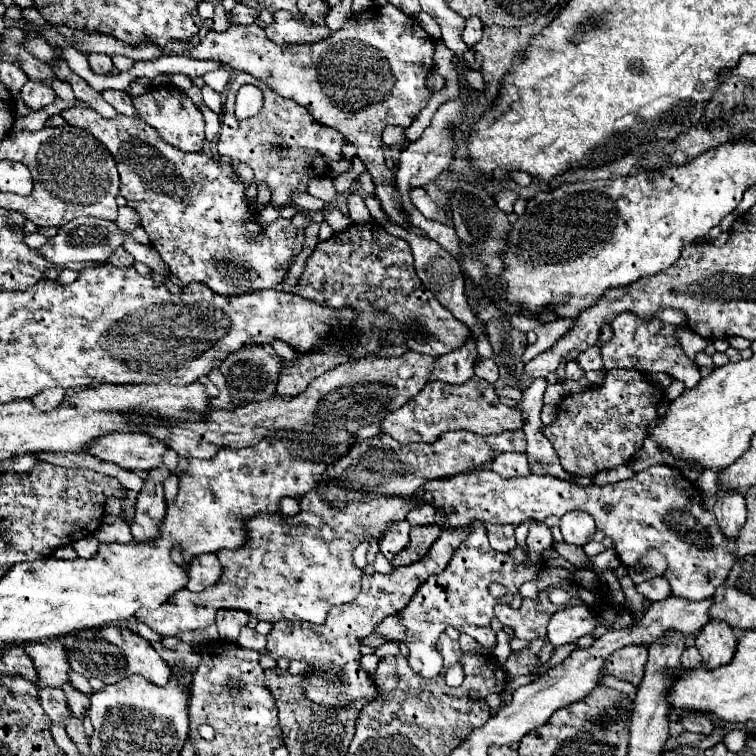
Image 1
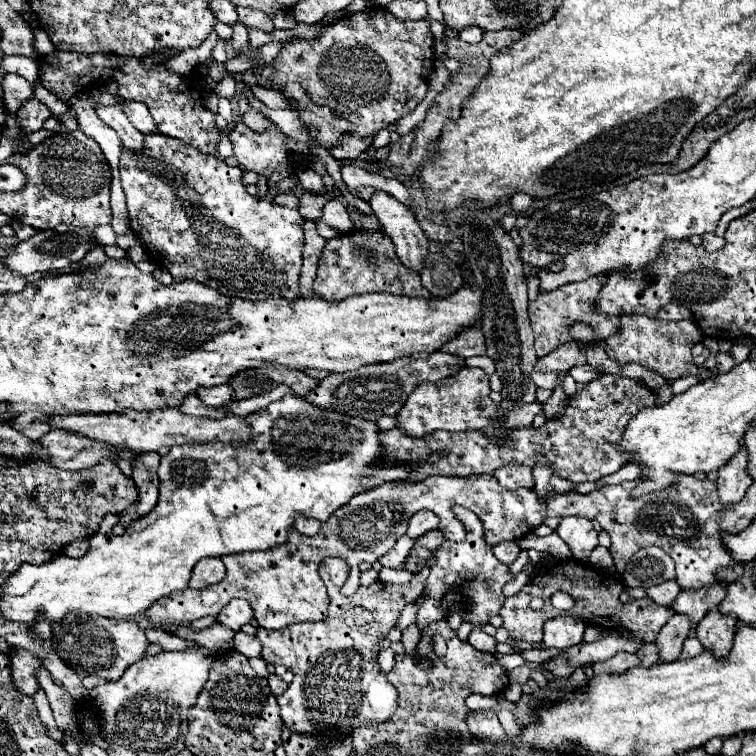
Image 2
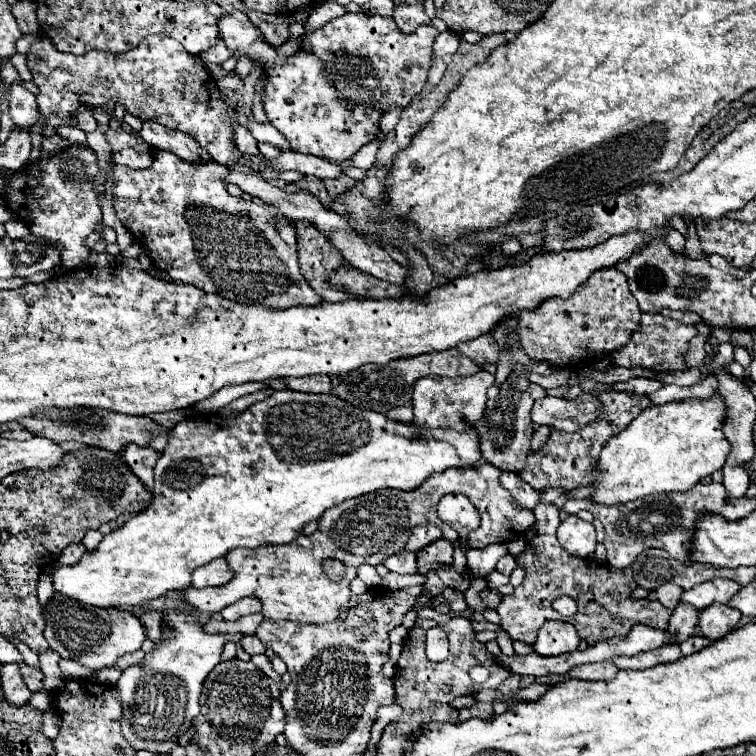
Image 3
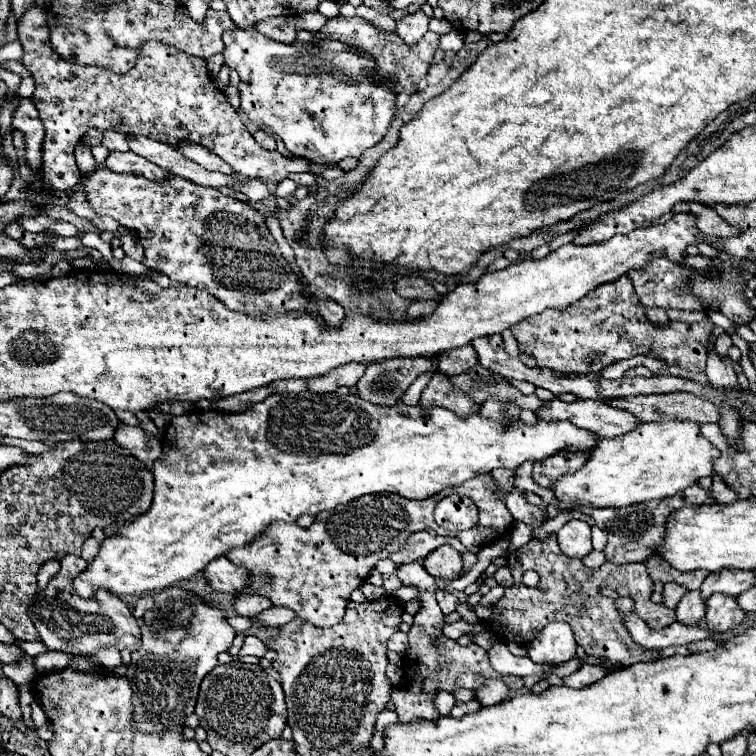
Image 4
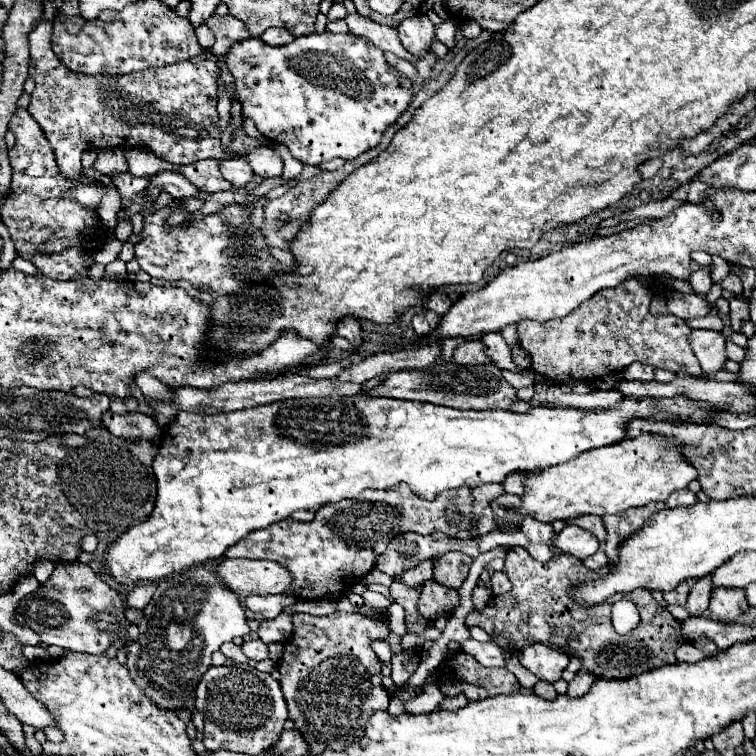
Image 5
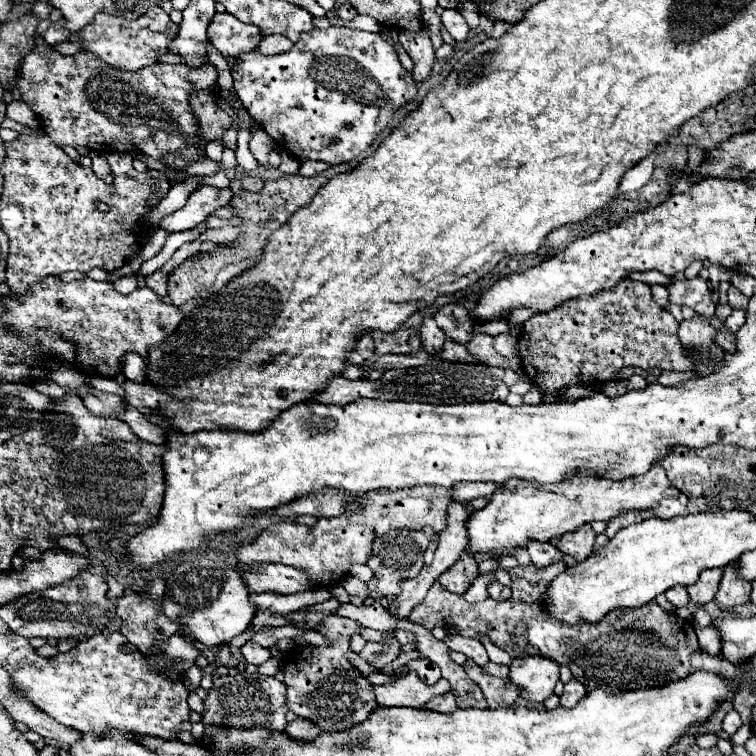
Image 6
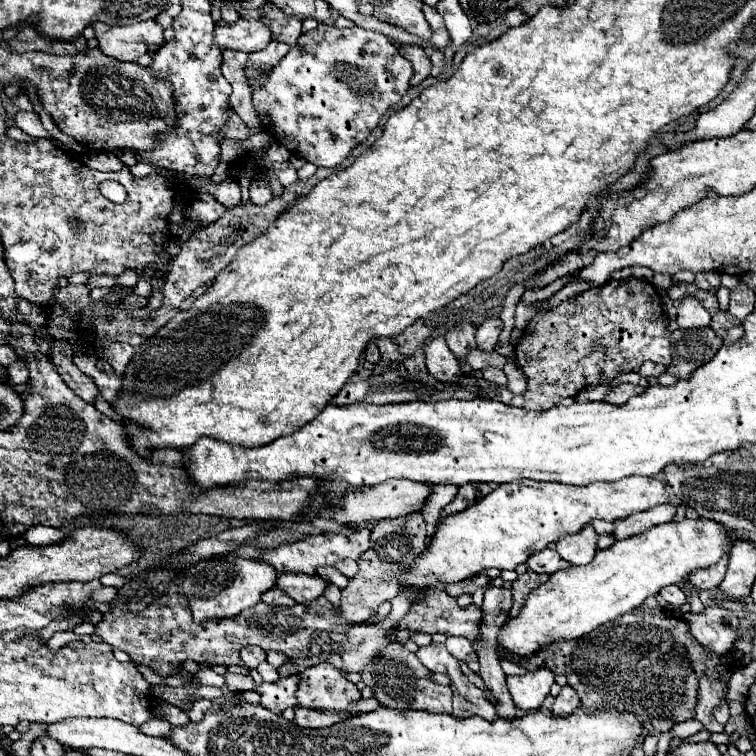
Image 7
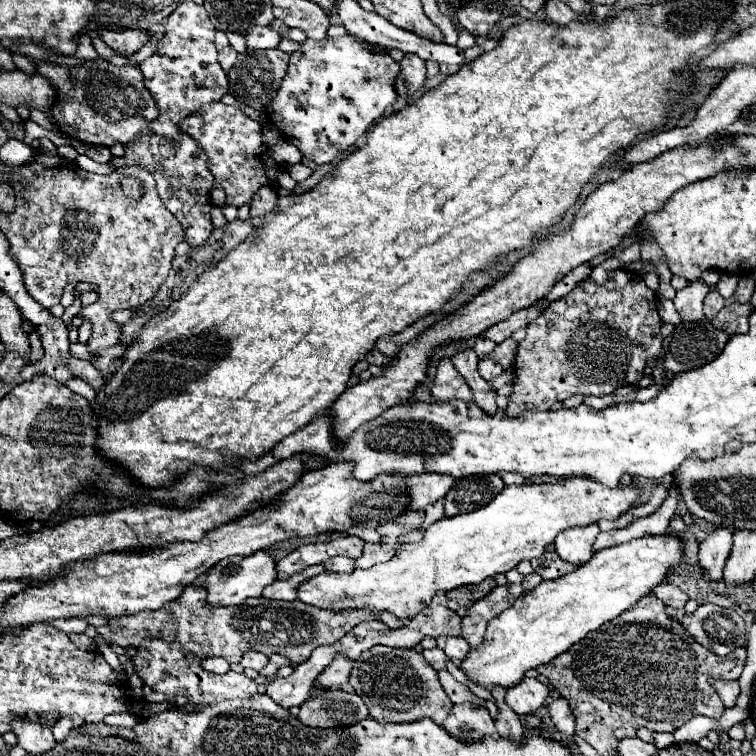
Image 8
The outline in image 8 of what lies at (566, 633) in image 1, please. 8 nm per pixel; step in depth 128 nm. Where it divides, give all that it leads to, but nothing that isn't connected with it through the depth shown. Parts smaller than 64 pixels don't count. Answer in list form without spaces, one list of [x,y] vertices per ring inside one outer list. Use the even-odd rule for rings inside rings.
[[[524,678],[518,686],[508,688],[506,692],[506,704],[516,712],[516,714],[534,714],[544,700],[548,698],[550,690],[536,678]]]

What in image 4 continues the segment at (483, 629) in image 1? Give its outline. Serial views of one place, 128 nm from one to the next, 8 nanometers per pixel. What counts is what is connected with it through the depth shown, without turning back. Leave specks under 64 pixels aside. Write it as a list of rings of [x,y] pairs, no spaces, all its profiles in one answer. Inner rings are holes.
[[[446,496],[436,504],[434,512],[436,522],[442,522],[442,528],[450,532],[470,530],[478,522],[478,508],[466,496]]]

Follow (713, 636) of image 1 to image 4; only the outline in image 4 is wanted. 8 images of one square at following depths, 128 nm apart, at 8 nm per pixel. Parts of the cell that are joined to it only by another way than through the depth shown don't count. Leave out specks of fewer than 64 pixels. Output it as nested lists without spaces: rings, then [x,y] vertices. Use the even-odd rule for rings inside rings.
[[[710,596],[706,600],[706,624],[712,632],[728,632],[740,626],[746,612],[732,596]]]

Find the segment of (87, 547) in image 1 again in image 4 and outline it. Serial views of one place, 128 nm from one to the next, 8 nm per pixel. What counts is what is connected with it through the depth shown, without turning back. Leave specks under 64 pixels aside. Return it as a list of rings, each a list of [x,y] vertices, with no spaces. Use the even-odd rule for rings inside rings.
[[[64,556],[60,572],[48,582],[44,590],[36,592],[36,600],[32,600],[32,622],[36,624],[40,640],[48,646],[48,650],[60,650],[70,654],[90,654],[100,648],[126,648],[130,652],[138,650],[140,628],[136,618],[128,610],[126,602],[112,592],[96,592],[92,600],[84,600],[72,592],[72,580],[88,568],[82,556]]]

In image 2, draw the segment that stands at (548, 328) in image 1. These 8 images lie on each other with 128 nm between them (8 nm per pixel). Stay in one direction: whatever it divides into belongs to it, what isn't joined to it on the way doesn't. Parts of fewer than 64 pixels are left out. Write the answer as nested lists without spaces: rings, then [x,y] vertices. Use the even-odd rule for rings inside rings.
[[[574,324],[574,326],[570,328],[570,334],[572,334],[572,338],[576,338],[576,340],[580,340],[580,342],[586,342],[586,344],[596,340],[592,328],[586,326],[586,324]]]

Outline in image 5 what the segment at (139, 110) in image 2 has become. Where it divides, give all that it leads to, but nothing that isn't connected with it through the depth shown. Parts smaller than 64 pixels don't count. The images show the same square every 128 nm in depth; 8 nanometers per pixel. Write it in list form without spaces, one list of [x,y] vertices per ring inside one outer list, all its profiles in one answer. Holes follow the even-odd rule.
[[[234,158],[234,160],[224,160],[220,164],[220,172],[224,174],[224,178],[236,186],[236,188],[244,188],[252,182],[252,168],[244,158]]]

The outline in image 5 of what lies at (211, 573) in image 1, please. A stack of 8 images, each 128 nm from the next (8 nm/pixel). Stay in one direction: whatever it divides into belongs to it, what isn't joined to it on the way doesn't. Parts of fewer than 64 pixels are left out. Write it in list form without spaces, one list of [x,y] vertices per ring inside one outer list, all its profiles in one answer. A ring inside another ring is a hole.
[[[222,560],[218,574],[240,598],[250,594],[280,594],[292,584],[292,574],[274,560]]]

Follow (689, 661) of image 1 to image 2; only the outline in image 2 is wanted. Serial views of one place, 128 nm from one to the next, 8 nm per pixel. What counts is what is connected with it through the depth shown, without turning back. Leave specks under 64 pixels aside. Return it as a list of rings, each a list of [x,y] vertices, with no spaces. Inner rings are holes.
[[[688,638],[686,642],[684,642],[684,650],[682,650],[682,658],[694,658],[694,656],[698,656],[700,652],[704,650],[704,646],[700,644],[700,640],[698,638]]]

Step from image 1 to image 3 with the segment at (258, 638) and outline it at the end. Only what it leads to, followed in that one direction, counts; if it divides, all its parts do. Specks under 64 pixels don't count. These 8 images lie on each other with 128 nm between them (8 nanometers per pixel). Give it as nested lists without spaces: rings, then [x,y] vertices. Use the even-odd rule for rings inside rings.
[[[242,636],[240,638],[240,644],[242,648],[252,656],[252,654],[264,654],[266,652],[266,646],[256,638],[256,636]]]

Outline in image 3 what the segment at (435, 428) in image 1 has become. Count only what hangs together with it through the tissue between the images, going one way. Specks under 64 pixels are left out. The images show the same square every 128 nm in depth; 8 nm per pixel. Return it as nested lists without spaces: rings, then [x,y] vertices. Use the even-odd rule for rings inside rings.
[[[480,370],[474,376],[458,376],[458,378],[444,378],[444,376],[424,376],[414,386],[414,424],[426,428],[454,428],[458,432],[468,430],[474,426],[484,412],[486,390],[494,384],[494,374]],[[578,394],[574,400],[552,398],[546,396],[542,400],[534,400],[532,406],[532,422],[546,424],[554,430],[576,432],[600,418],[600,400],[592,394]]]

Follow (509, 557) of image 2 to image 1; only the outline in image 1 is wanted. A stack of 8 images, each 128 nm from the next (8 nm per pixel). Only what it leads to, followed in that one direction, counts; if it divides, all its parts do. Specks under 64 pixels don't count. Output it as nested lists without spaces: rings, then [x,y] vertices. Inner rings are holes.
[[[492,524],[486,526],[488,530],[488,538],[490,538],[490,546],[496,552],[510,552],[512,548],[516,548],[516,540],[514,540],[514,528],[510,524]]]

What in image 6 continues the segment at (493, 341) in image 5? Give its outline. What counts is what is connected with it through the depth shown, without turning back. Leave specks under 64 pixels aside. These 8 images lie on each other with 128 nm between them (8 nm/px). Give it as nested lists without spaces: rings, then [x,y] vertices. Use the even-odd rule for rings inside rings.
[[[498,334],[494,338],[494,350],[504,356],[504,358],[514,358],[518,356],[518,348],[516,348],[516,338],[510,334]]]

